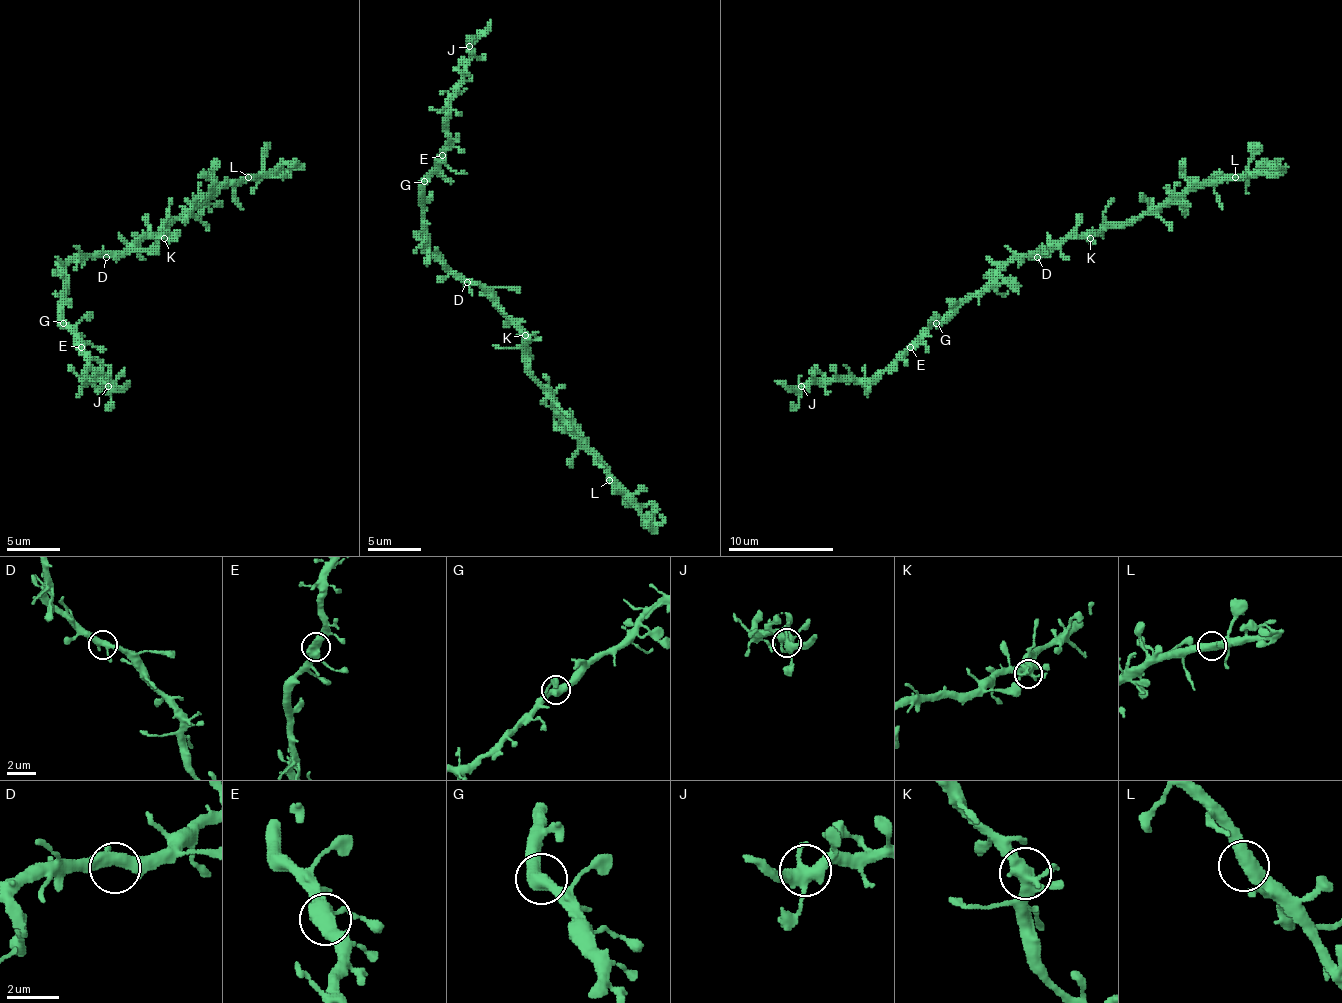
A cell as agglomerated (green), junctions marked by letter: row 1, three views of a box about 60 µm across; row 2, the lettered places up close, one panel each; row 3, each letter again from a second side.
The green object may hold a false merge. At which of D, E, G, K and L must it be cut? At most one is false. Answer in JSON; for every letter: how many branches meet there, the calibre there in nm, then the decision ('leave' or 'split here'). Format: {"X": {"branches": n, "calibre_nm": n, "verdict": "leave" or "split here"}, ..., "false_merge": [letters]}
{"D": {"branches": 3, "calibre_nm": 360, "verdict": "leave"}, "E": {"branches": 3, "calibre_nm": 440, "verdict": "leave"}, "G": {"branches": 2, "calibre_nm": 480, "verdict": "leave"}, "K": {"branches": 4, "calibre_nm": 440, "verdict": "leave"}, "L": {"branches": 2, "calibre_nm": 480, "verdict": "leave"}, "false_merge": []}

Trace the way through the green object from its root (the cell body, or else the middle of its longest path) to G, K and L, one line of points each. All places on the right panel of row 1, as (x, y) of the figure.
G: (1037, 251), (1016, 254), (979, 291), (971, 294), (936, 323)
K: (1037, 251), (1061, 246), (1069, 238), (1090, 238)
L: (1037, 251), (1129, 225), (1196, 188), (1235, 177)

